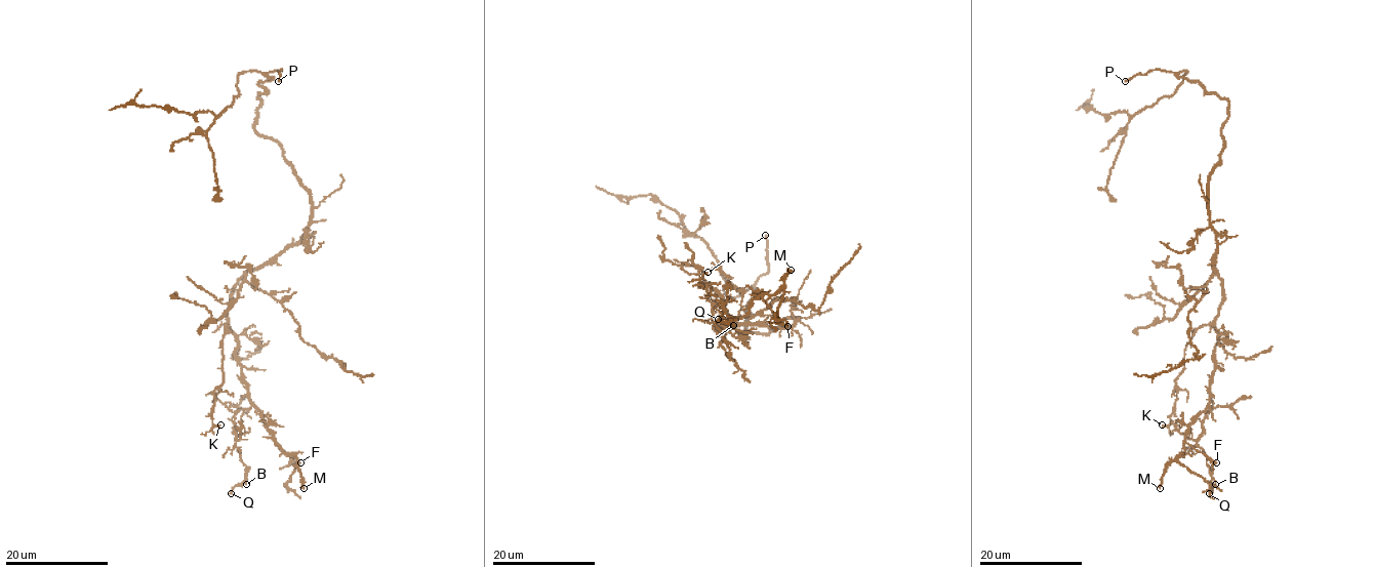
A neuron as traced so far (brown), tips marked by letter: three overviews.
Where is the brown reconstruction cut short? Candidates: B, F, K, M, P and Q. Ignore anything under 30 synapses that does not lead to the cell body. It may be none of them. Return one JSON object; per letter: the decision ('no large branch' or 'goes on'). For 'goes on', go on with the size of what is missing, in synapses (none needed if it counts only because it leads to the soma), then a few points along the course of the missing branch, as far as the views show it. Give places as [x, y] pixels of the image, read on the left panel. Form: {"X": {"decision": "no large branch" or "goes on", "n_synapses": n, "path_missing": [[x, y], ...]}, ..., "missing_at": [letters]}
{"B": {"decision": "no large branch"}, "F": {"decision": "no large branch"}, "K": {"decision": "goes on", "n_synapses": 60, "path_missing": [[220, 424], [231, 429], [237, 419], [258, 412], [274, 428], [281, 456], [274, 472], [278, 477]]}, "M": {"decision": "no large branch"}, "P": {"decision": "goes on", "n_synapses": 110, "path_missing": [[278, 81], [281, 111], [246, 134], [242, 153], [247, 128], [182, 109]]}, "Q": {"decision": "no large branch"}, "missing_at": ["K", "P"]}

